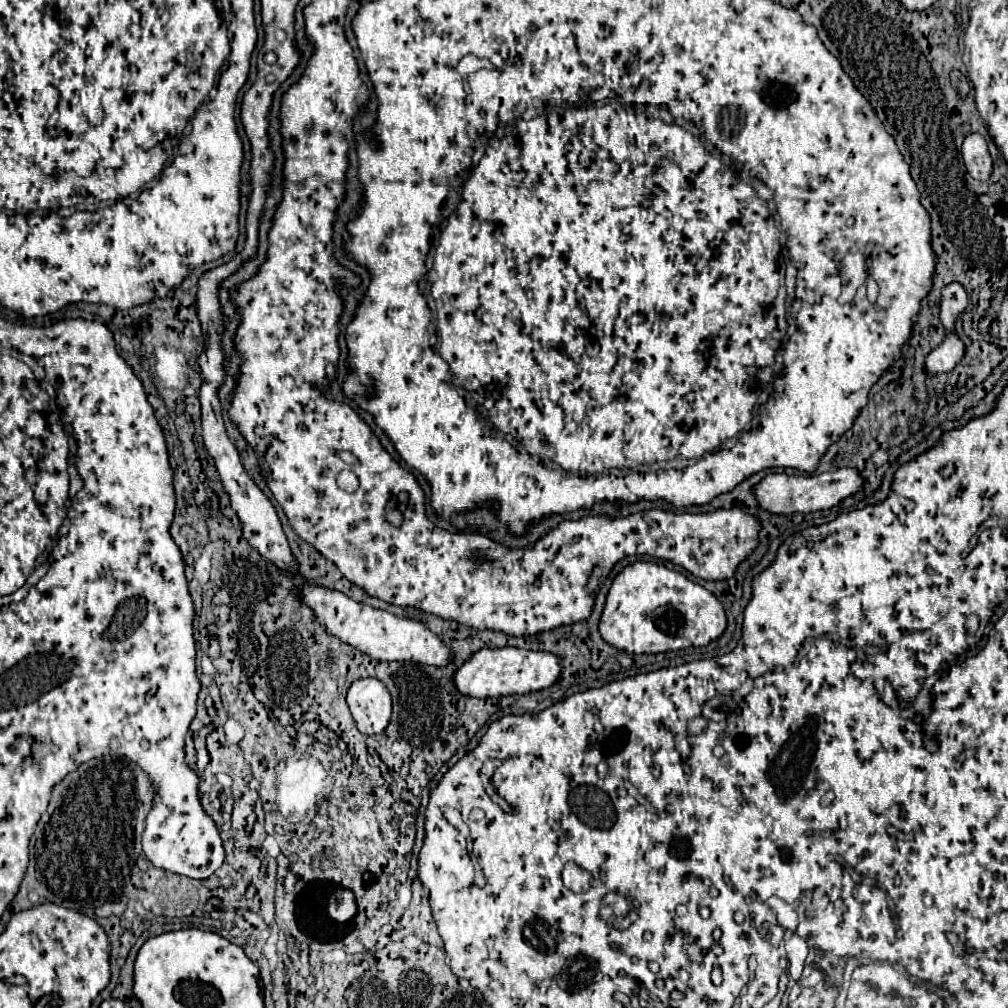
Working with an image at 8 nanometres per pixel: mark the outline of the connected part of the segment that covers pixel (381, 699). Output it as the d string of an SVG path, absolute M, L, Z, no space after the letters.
M361 678L353 682L347 704L363 734L379 734L391 720L391 694L381 680Z

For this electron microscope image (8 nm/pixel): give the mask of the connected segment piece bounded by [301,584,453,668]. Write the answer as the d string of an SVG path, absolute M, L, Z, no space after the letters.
M307 584L303 586L301 598L313 608L319 622L327 626L327 632L341 638L341 642L355 646L357 650L365 652L367 656L375 660L385 662L417 662L417 664L431 664L431 666L447 666L451 662L451 648L449 644L435 636L425 624L411 620L411 618L399 618L391 612L377 610L369 604L359 604L345 594L337 590L327 590L321 586Z

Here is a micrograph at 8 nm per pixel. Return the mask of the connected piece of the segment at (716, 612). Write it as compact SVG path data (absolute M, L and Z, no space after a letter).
M633 562L611 584L599 622L603 640L629 654L657 654L689 646L707 646L727 628L721 602L701 584L655 562Z

